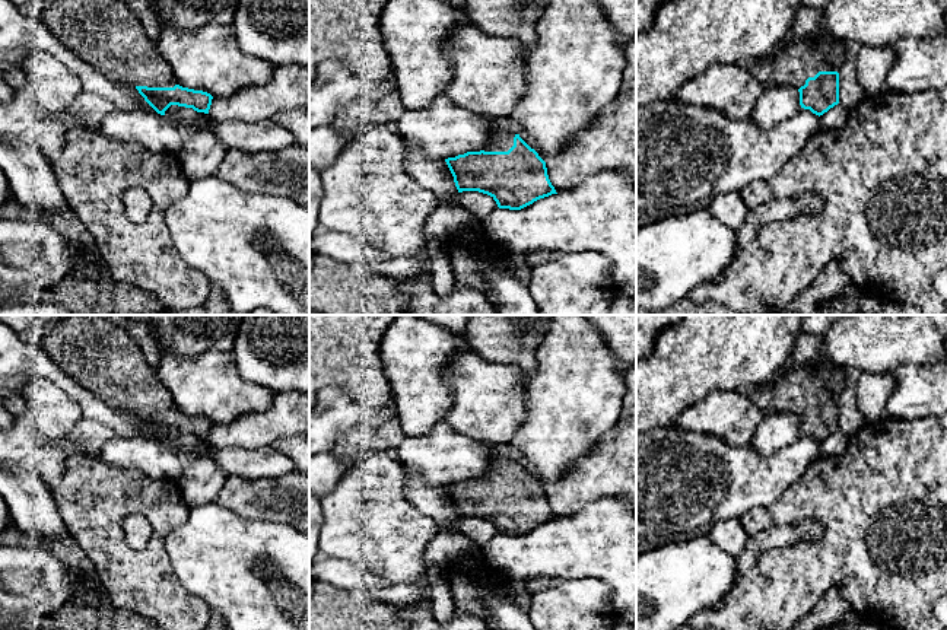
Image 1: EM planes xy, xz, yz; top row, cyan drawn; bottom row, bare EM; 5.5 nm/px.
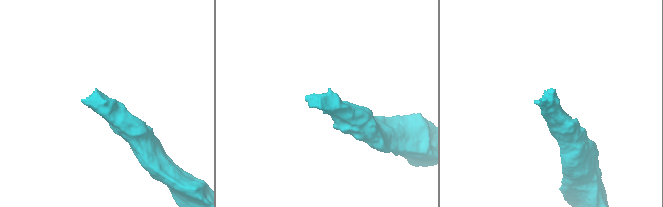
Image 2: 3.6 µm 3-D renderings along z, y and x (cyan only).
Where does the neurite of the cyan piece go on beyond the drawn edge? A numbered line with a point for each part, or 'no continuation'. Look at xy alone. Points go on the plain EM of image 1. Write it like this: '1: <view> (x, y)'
1: xy (105, 359)

